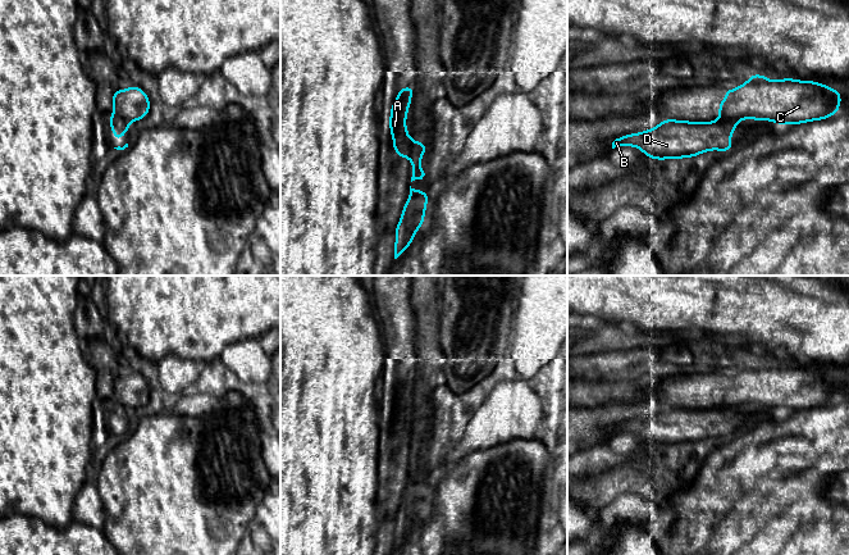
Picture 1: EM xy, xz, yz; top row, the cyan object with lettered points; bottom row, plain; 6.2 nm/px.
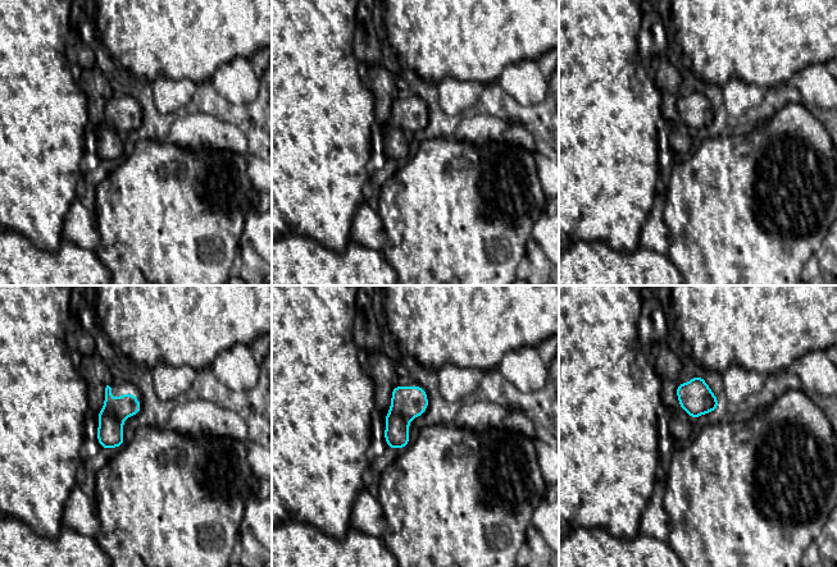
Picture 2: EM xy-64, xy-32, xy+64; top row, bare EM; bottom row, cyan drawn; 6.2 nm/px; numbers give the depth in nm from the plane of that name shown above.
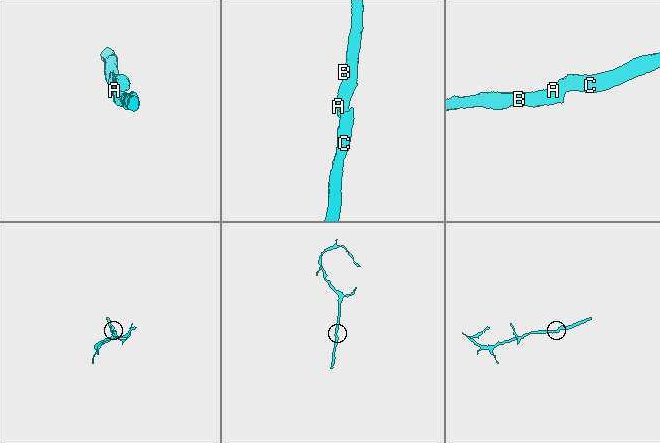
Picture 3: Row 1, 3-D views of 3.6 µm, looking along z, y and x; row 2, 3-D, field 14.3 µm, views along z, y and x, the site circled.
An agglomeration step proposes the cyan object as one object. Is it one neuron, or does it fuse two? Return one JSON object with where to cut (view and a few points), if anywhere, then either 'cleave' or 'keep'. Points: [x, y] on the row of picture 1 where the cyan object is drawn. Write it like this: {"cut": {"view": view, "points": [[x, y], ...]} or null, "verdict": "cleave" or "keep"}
{"cut": {"view": "xy", "points": [[113, 114], [121, 115], [128, 123]]}, "verdict": "cleave"}

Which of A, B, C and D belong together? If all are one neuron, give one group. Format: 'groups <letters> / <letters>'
groups A B D / C

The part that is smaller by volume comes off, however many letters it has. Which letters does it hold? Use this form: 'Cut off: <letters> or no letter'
Cut off: C

